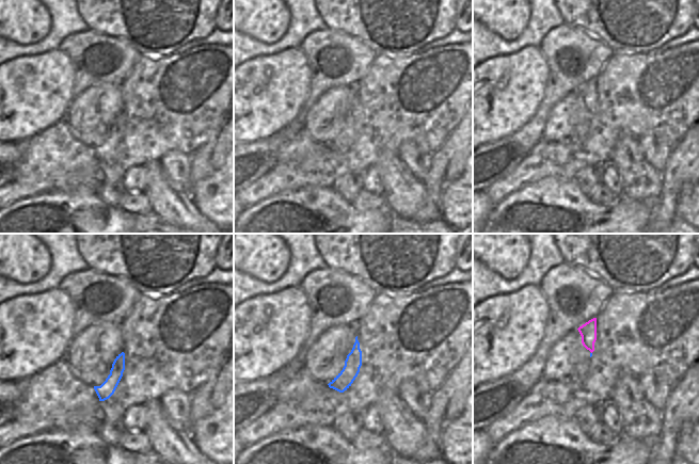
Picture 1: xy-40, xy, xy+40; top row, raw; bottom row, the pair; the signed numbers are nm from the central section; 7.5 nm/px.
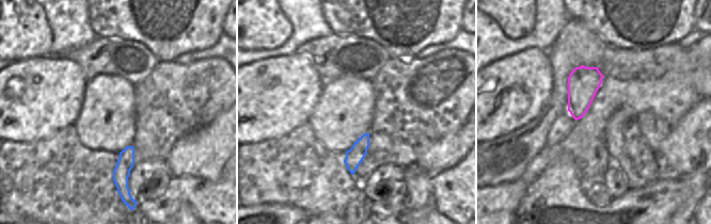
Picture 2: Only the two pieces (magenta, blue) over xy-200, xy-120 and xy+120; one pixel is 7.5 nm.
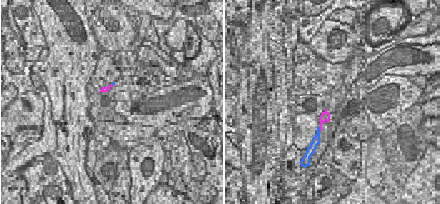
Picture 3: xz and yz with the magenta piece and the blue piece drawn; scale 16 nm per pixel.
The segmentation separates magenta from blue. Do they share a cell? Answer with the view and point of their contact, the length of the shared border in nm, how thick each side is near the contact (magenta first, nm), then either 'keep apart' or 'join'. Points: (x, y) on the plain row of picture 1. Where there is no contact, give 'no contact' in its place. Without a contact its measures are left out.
no contact | join

